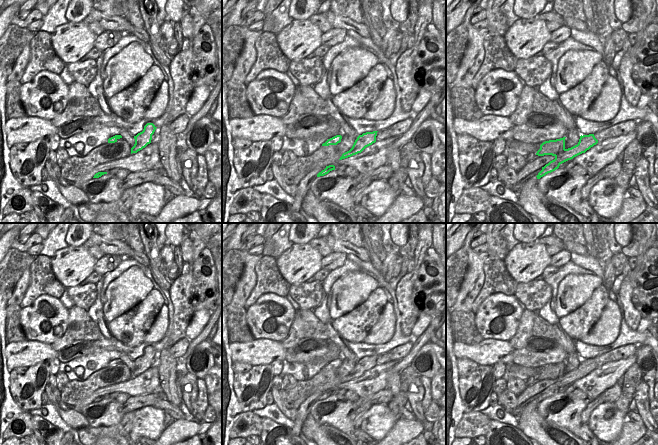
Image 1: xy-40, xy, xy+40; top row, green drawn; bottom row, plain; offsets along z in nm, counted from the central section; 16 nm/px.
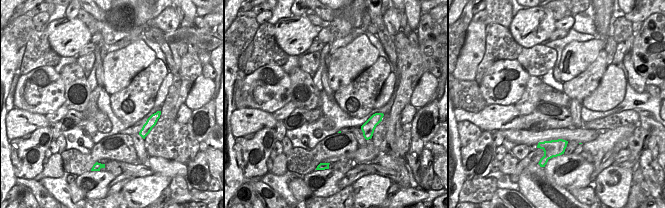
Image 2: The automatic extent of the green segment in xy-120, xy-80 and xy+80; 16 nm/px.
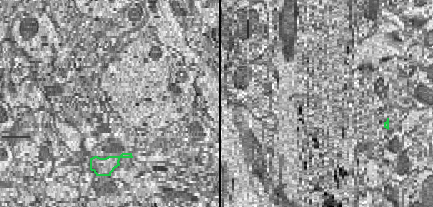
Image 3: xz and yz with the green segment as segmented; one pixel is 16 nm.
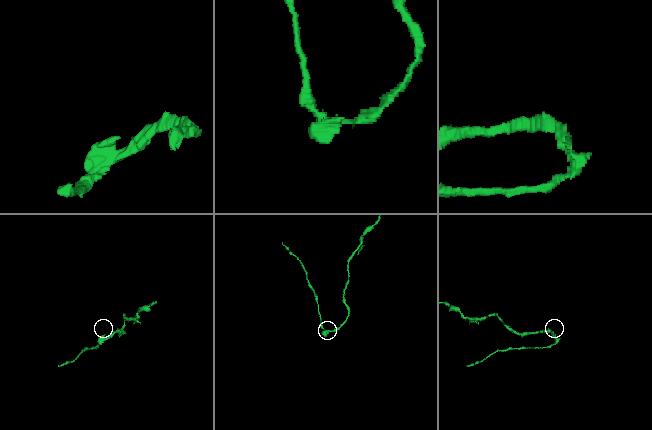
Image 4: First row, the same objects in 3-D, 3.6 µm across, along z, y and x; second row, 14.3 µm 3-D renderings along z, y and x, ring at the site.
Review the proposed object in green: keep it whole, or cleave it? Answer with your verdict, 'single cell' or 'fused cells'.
fused cells

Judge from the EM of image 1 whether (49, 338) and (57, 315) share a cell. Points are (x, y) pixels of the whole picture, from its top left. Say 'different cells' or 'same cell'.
same cell

